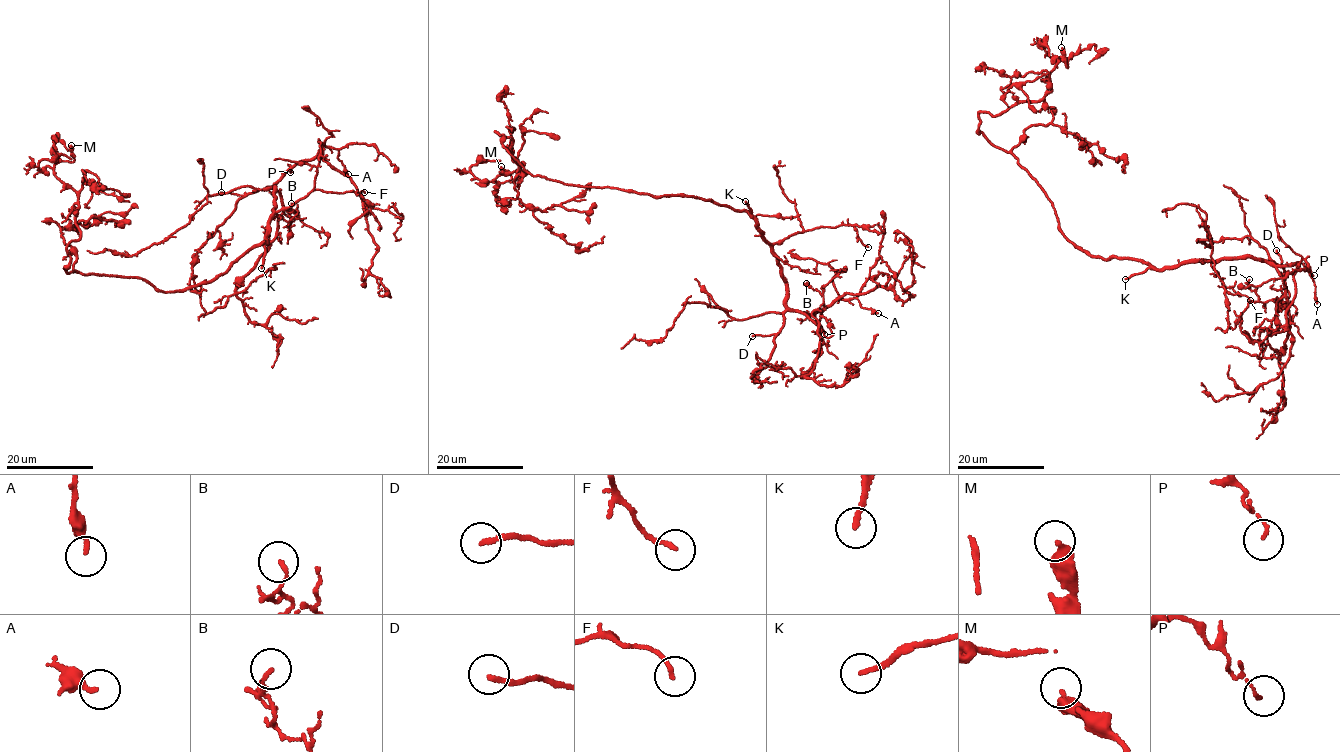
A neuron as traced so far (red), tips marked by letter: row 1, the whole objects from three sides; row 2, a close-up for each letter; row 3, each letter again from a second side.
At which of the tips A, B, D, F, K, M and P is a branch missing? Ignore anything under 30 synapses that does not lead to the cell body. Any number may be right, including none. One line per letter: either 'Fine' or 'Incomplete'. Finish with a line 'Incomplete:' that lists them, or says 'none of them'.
A: Fine
B: Fine
D: Fine
F: Fine
K: Incomplete
M: Fine
P: Fine
Incomplete: K

